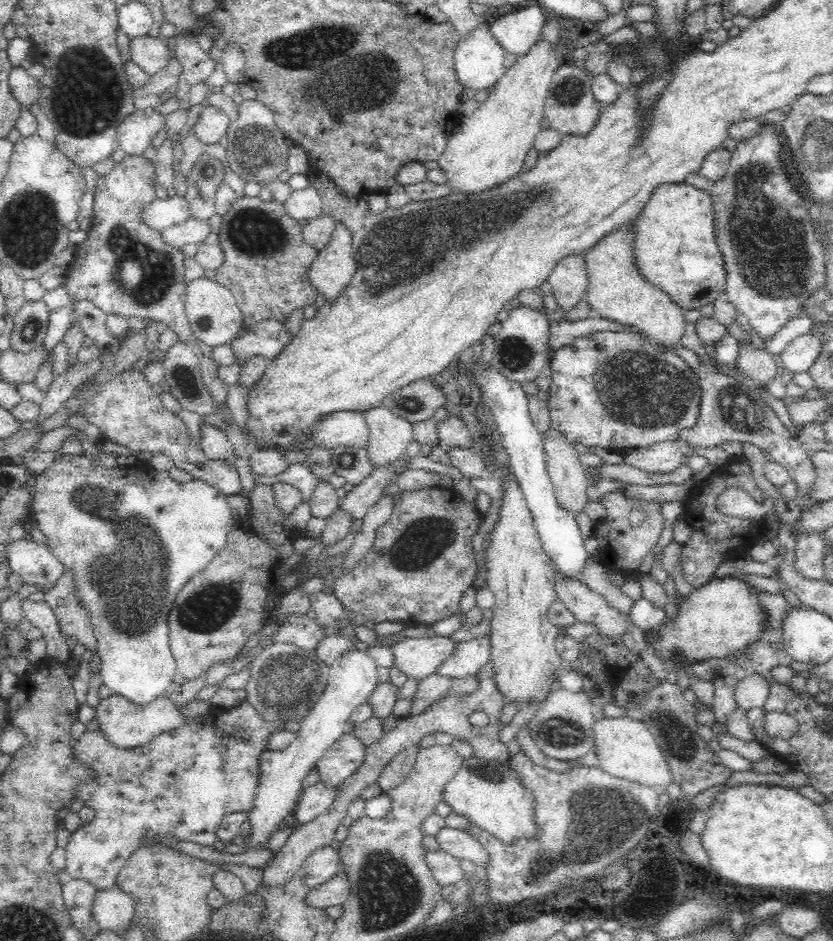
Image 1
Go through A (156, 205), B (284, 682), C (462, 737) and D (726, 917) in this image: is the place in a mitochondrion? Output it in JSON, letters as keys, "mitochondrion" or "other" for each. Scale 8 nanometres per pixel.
{"A":"other","B":"mitochondrion","C":"other","D":"mitochondrion"}

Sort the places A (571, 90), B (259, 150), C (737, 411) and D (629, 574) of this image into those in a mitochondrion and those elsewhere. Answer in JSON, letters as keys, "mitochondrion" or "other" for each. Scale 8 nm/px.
{"A":"mitochondrion","B":"mitochondrion","C":"mitochondrion","D":"other"}

